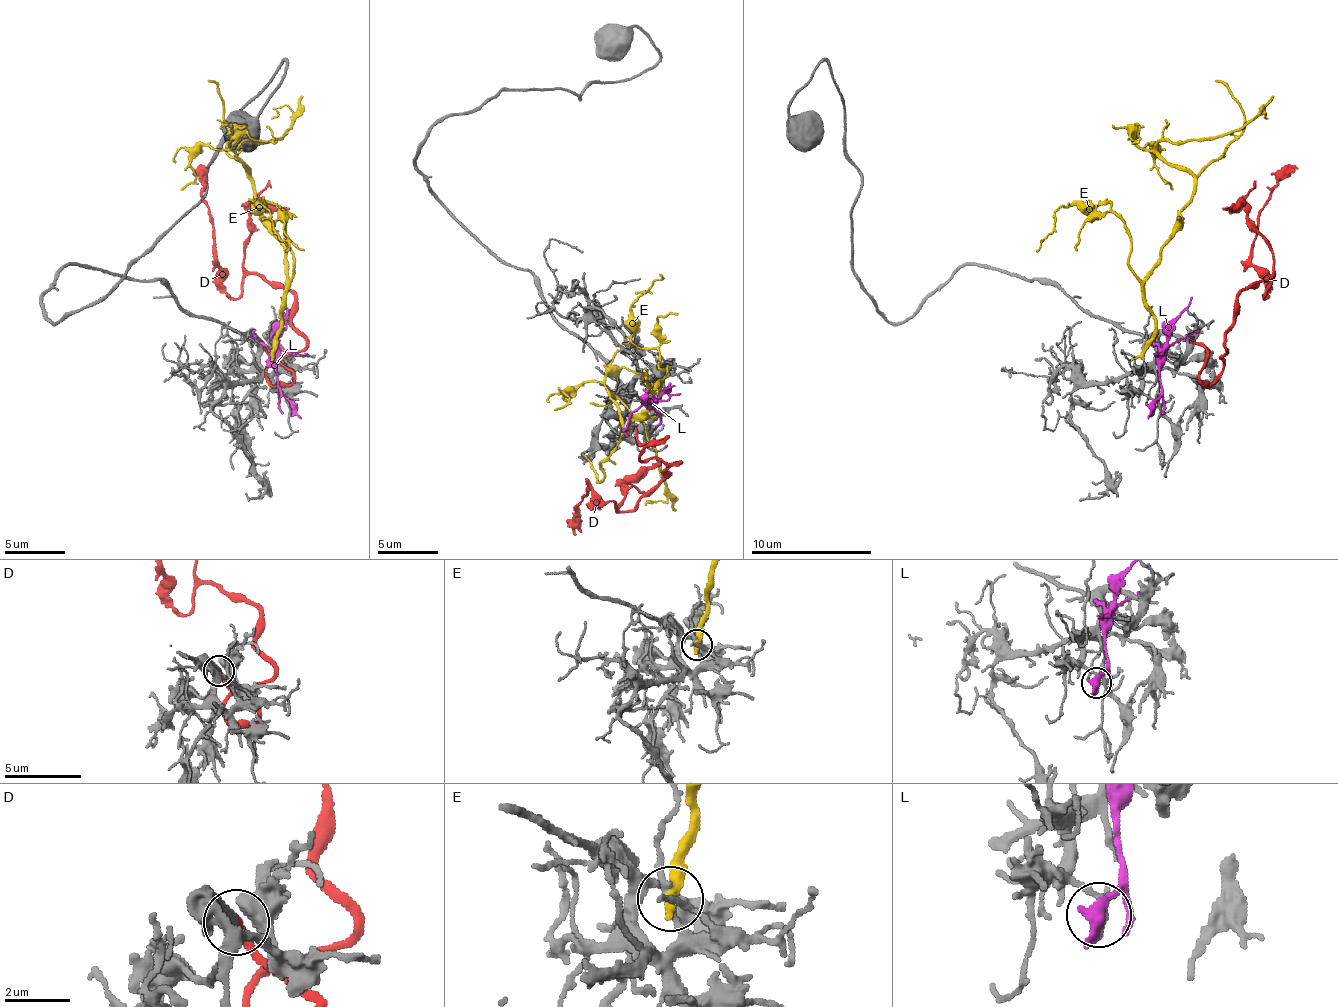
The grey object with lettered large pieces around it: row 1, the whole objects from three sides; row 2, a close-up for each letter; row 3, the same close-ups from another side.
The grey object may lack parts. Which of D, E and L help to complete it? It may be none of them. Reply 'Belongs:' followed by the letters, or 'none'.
Belongs: D

